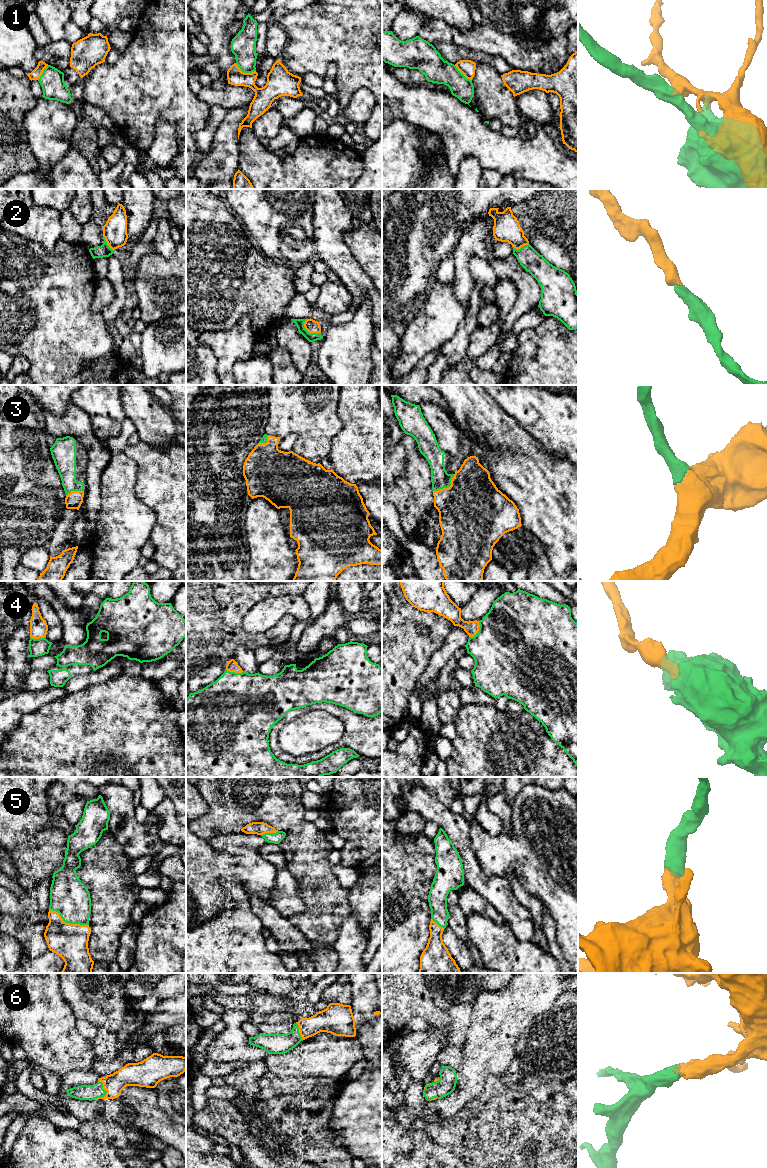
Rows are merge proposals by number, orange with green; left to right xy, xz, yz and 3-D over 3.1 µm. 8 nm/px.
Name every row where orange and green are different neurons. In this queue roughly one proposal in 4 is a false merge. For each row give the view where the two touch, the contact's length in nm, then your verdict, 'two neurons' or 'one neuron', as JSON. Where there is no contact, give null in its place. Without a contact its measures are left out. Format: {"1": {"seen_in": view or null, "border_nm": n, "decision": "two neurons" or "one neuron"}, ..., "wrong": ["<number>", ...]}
{"1": {"seen_in": "xz", "border_nm": 180, "decision": "two neurons"}, "2": {"seen_in": "xz", "border_nm": 170, "decision": "one neuron"}, "3": {"seen_in": "yz", "border_nm": 220, "decision": "one neuron"}, "4": {"seen_in": "yz", "border_nm": 160, "decision": "one neuron"}, "5": {"seen_in": "xy", "border_nm": 340, "decision": "one neuron"}, "6": {"seen_in": "xy", "border_nm": 170, "decision": "one neuron"}, "wrong": ["1"]}

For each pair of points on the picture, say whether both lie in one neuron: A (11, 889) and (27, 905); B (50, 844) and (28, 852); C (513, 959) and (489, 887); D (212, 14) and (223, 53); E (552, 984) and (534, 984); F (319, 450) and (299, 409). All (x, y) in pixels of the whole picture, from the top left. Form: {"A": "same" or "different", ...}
{"A": "same", "B": "same", "C": "different", "D": "same", "E": "same", "F": "same"}

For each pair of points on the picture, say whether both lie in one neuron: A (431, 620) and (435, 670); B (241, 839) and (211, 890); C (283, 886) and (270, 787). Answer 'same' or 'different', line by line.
A: different
B: different
C: different

